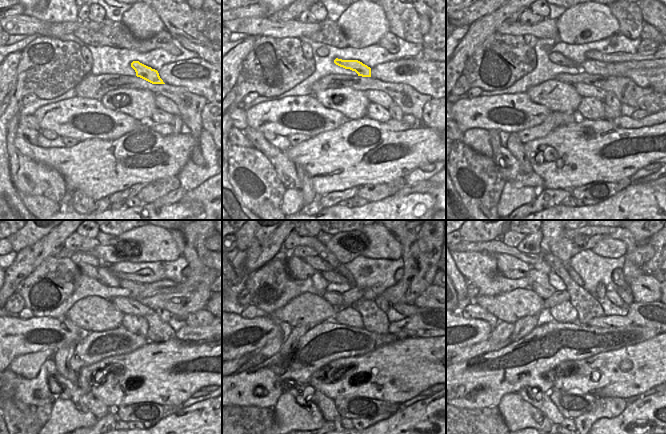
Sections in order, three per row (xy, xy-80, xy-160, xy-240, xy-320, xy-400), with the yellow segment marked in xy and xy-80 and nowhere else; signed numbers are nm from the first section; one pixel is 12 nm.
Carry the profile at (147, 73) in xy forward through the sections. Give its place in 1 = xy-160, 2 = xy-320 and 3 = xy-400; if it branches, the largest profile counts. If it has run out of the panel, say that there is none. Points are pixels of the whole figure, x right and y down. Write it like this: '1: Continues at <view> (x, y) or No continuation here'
1: Continues at xy-160 (557, 58)
2: Continues at xy-320 (298, 269)
3: Continues at xy-400 (509, 266).

